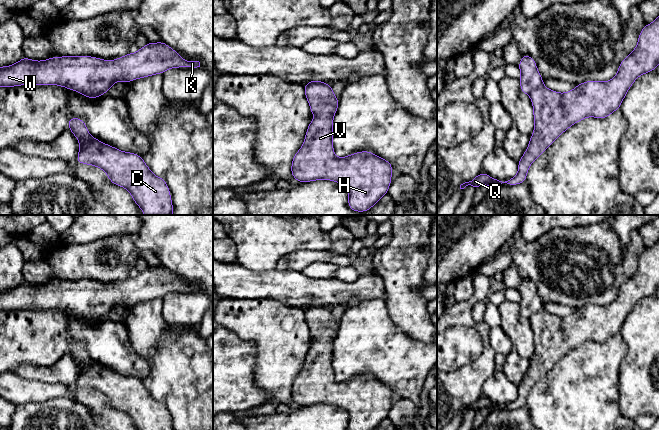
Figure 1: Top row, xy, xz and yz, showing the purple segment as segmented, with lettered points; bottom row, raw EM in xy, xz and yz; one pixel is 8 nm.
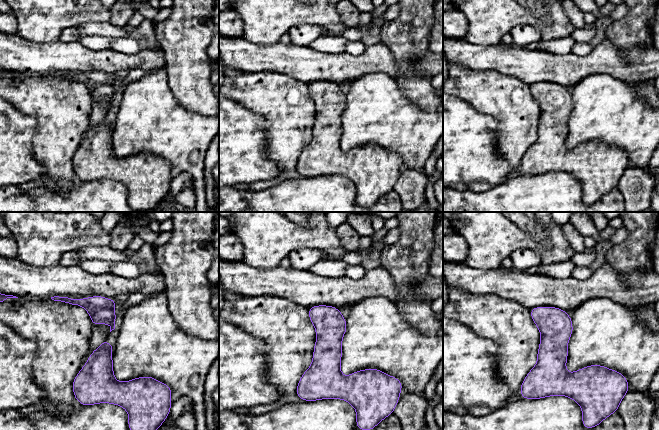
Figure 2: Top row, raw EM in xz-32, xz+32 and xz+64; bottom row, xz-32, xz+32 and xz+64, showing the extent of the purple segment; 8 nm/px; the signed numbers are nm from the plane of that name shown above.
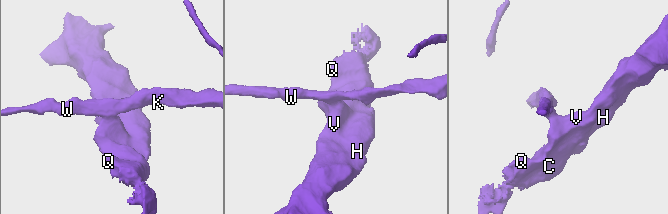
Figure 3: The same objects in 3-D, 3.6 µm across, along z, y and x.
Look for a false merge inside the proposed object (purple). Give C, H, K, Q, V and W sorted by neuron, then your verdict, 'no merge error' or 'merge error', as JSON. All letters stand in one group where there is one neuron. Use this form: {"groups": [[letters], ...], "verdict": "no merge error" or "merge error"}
{"groups": [["C", "H", "Q", "V"], ["K", "W"]], "verdict": "merge error"}

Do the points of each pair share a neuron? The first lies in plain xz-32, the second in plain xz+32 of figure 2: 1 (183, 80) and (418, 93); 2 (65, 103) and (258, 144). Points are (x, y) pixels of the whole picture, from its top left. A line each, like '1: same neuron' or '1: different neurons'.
1: same neuron
2: different neurons

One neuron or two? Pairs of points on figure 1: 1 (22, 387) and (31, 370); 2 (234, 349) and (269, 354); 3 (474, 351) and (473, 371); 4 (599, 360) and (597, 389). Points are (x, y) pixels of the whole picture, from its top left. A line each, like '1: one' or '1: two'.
1: two
2: two
3: two
4: one

